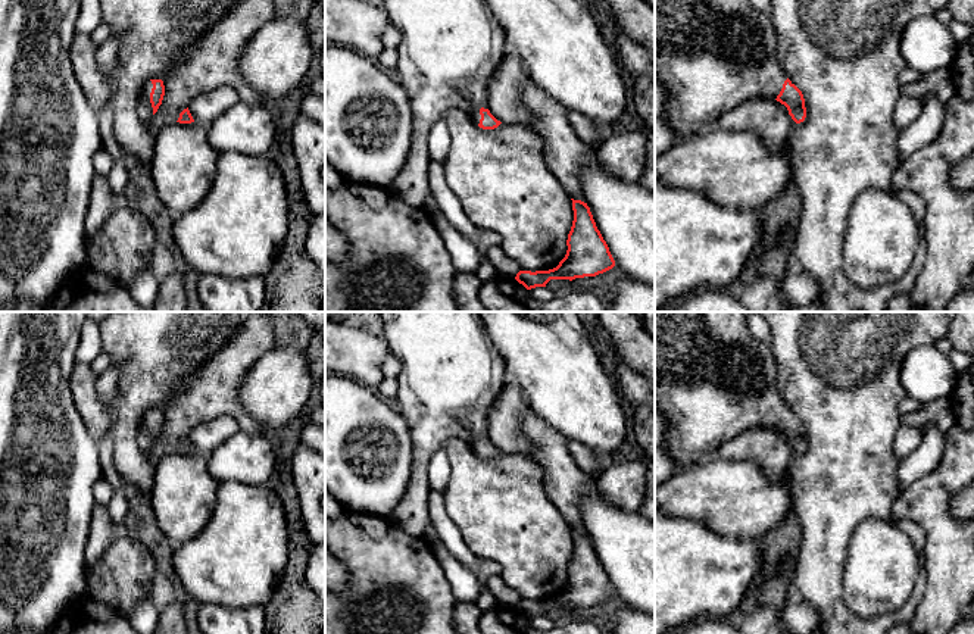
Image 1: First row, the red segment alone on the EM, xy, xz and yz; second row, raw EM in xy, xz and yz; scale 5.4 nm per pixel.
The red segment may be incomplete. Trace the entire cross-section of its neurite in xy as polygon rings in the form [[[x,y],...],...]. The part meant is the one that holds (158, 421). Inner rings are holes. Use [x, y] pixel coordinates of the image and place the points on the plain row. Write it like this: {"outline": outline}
{"outline": [[[150,409],[144,413],[138,427],[137,441],[141,450],[149,452],[157,441],[165,425],[165,415],[162,409]]]}

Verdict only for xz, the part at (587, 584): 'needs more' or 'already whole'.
already whole

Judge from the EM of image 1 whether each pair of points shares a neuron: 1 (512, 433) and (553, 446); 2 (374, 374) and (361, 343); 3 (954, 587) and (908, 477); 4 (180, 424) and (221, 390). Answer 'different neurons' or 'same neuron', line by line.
1: different neurons
2: same neuron
3: different neurons
4: same neuron

